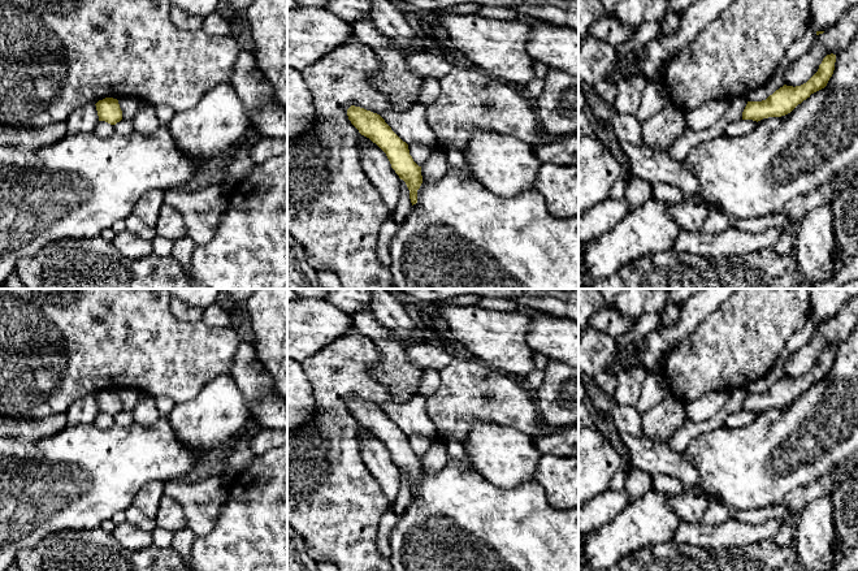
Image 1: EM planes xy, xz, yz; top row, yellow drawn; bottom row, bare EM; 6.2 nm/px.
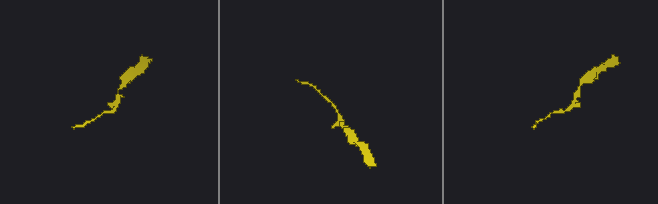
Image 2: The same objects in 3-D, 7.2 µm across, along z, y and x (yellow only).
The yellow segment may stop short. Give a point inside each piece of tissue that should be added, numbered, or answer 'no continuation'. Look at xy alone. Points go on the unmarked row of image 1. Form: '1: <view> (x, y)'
no continuation

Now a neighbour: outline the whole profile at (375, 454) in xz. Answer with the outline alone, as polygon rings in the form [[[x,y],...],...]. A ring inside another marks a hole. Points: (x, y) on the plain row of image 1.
[[[361,427],[361,459],[374,476],[387,501],[394,503],[400,486],[400,470],[386,445],[369,429]]]

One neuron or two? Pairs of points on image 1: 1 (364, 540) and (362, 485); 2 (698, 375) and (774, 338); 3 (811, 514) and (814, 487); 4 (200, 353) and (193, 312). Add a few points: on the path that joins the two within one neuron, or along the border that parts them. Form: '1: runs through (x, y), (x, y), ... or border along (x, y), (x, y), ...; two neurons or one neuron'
1: runs through (359, 527), (359, 498); one neuron
2: runs through (716, 357), (742, 338), (755, 338); one neuron
3: border along (830, 494), (813, 498), (796, 517); two neurons
4: border along (170, 302), (169, 310), (180, 320), (200, 320); two neurons

